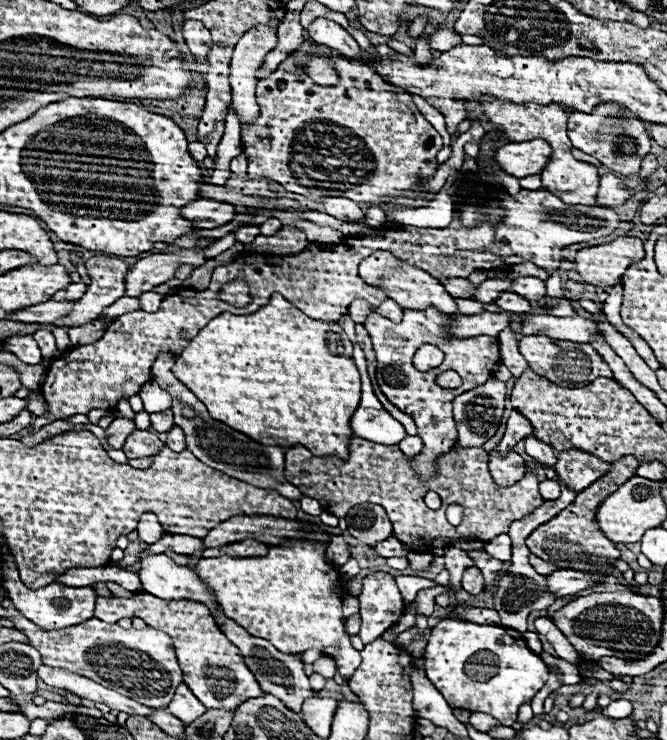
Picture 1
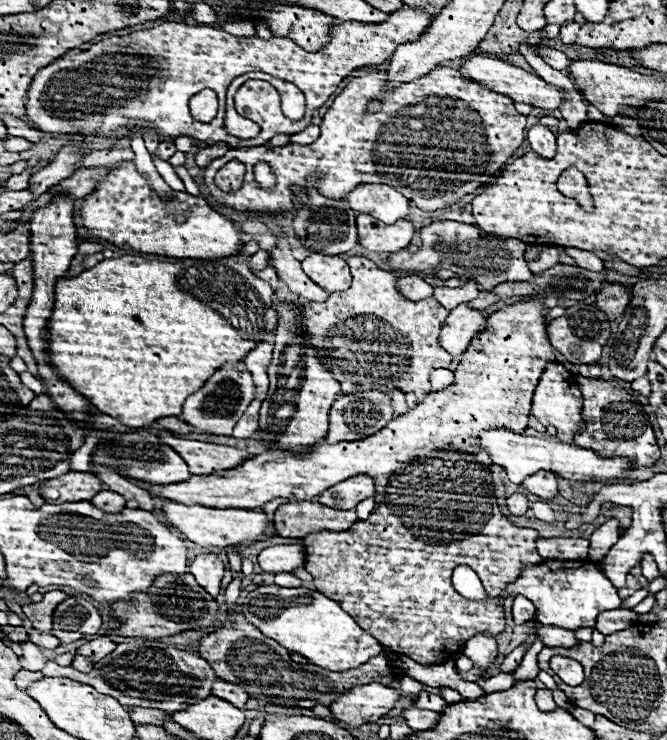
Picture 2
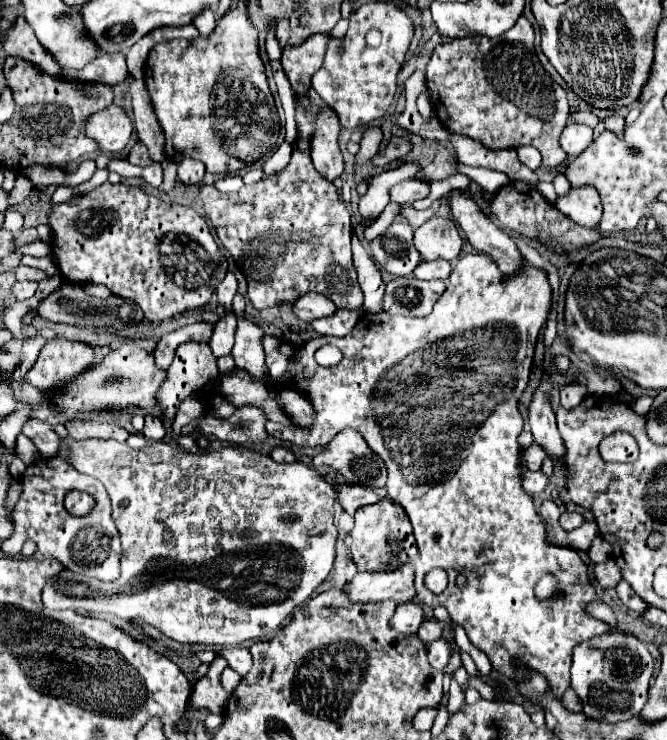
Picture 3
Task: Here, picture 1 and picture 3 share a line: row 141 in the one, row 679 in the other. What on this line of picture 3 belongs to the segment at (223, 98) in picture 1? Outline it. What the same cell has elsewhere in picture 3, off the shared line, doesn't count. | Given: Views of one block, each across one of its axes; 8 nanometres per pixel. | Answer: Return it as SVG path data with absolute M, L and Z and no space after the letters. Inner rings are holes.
M216 656L212 660L206 676L194 684L194 690L190 696L190 706L194 710L206 708L212 714L224 714L228 692L220 684L220 674L226 666L228 666L226 660L222 656Z

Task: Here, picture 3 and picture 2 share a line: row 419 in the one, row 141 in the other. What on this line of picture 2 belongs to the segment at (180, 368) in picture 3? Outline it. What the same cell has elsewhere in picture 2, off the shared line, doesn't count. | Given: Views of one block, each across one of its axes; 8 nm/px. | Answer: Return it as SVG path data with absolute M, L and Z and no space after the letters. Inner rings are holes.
M162 140L152 156L154 156L154 158L160 158L160 160L170 160L170 156L172 156L174 152L176 152L176 144L174 144L172 140Z

